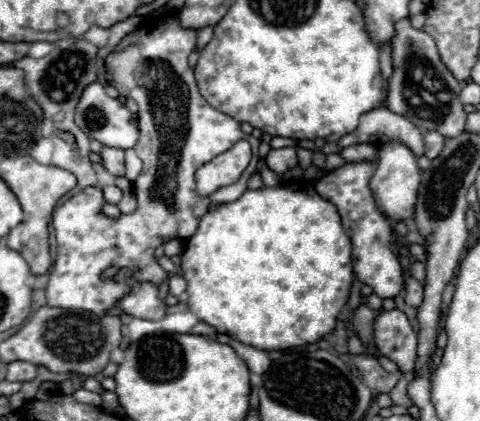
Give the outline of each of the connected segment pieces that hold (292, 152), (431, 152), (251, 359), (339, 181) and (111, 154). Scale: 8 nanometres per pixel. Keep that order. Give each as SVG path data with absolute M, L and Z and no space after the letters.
M284 147L284 149L272 149L266 155L266 165L278 173L284 175L288 169L298 165L298 155L296 155L296 147Z
M426 131L424 133L424 147L426 147L424 155L428 159L434 159L444 147L444 137L440 133L436 133L436 131Z
M218 333L214 338L221 343L225 344L226 342L228 345L232 345L232 349L236 351L236 355L238 355L240 359L244 359L244 363L248 365L250 371L262 375L262 373L268 369L270 359L268 359L268 355L266 355L264 351L260 351L260 349L256 349L256 347L250 347L250 345L244 345L244 343L240 343L240 341L236 341L236 339L232 339L226 334Z
M366 161L346 163L344 167L334 169L334 171L326 173L322 179L318 179L316 191L324 199L332 201L342 215L342 225L352 239L352 263L354 263L356 277L364 285L370 285L378 297L394 299L404 287L404 275L402 275L402 267L400 267L396 255L388 247L388 241L392 235L392 225L380 211L370 187L368 187L372 173L374 173L374 167Z
M102 147L100 159L102 159L104 169L106 169L110 175L114 175L114 177L124 175L124 151L122 151L122 149Z

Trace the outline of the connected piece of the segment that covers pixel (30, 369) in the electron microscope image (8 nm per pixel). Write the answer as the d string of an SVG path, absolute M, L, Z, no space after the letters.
M14 361L8 365L8 381L32 381L36 377L38 369L32 363L24 363L24 361Z

